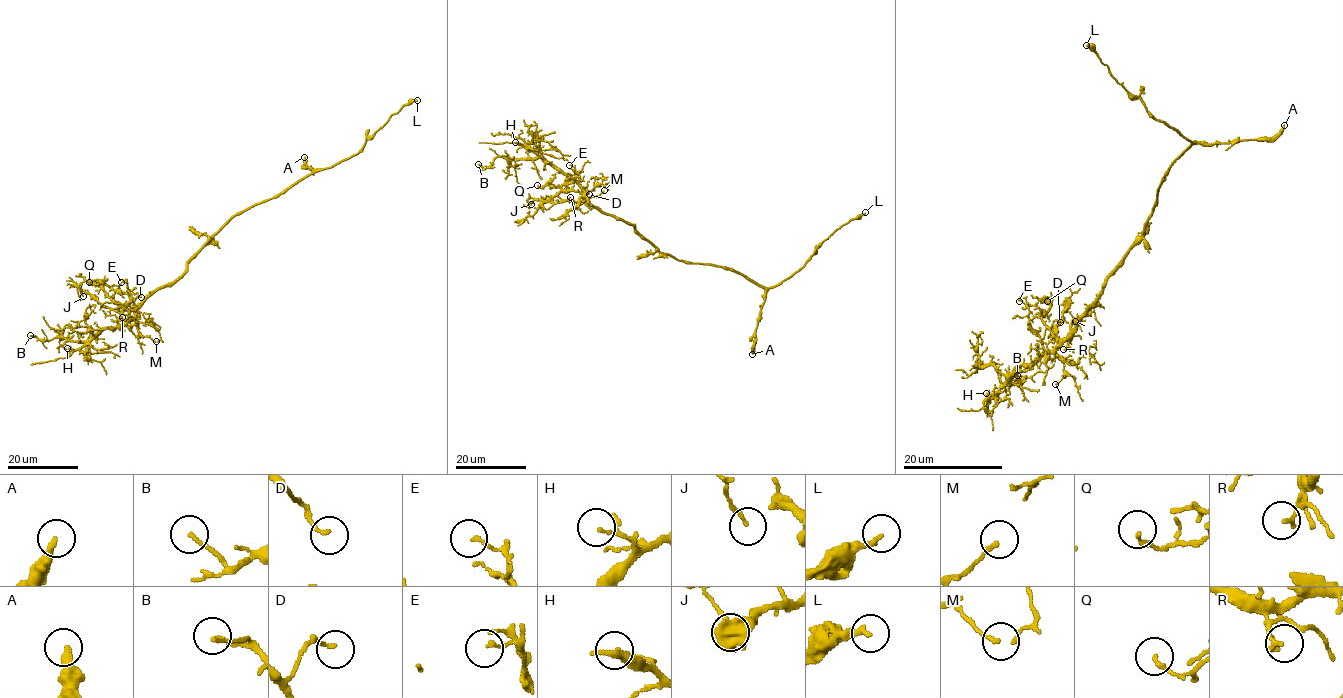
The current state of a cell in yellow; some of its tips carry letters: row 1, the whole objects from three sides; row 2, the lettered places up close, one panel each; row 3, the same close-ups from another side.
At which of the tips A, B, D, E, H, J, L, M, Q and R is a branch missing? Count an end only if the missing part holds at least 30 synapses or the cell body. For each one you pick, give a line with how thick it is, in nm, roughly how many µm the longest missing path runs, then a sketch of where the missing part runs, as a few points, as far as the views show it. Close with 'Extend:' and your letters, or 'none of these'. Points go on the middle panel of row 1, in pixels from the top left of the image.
Extend: none of these

